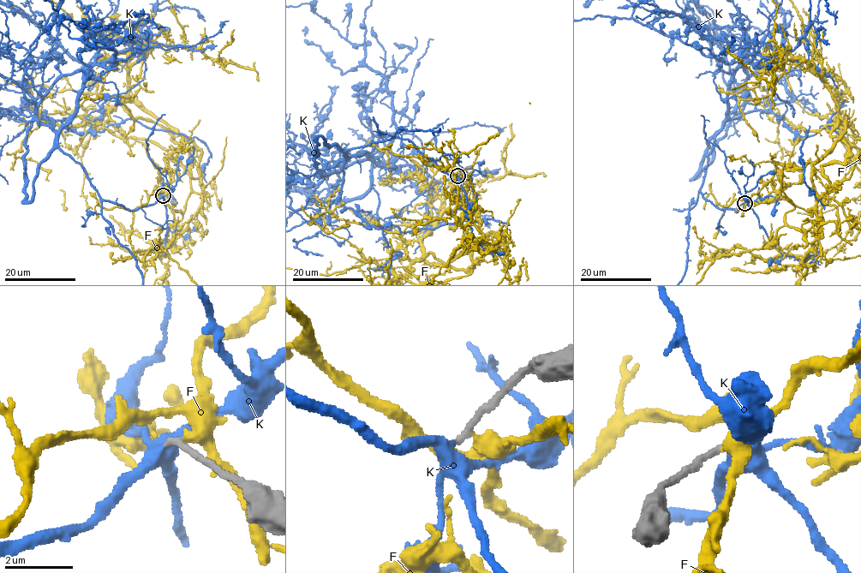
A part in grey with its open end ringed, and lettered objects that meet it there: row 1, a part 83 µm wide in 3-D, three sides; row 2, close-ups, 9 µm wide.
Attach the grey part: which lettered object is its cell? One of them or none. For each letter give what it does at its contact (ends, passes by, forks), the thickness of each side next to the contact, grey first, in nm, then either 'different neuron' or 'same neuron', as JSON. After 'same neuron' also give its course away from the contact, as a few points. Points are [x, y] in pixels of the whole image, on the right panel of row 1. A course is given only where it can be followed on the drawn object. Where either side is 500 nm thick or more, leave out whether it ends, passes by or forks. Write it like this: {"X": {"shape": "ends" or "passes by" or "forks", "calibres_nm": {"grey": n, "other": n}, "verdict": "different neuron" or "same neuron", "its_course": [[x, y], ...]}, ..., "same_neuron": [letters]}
{"F": {"shape": "passes by", "calibres_nm": {"grey": 220, "other": 320}, "verdict": "different neuron"}, "K": {"shape": "forks", "calibres_nm": {"grey": 190, "other": 340}, "verdict": "same neuron"}, "same_neuron": ["K"]}

